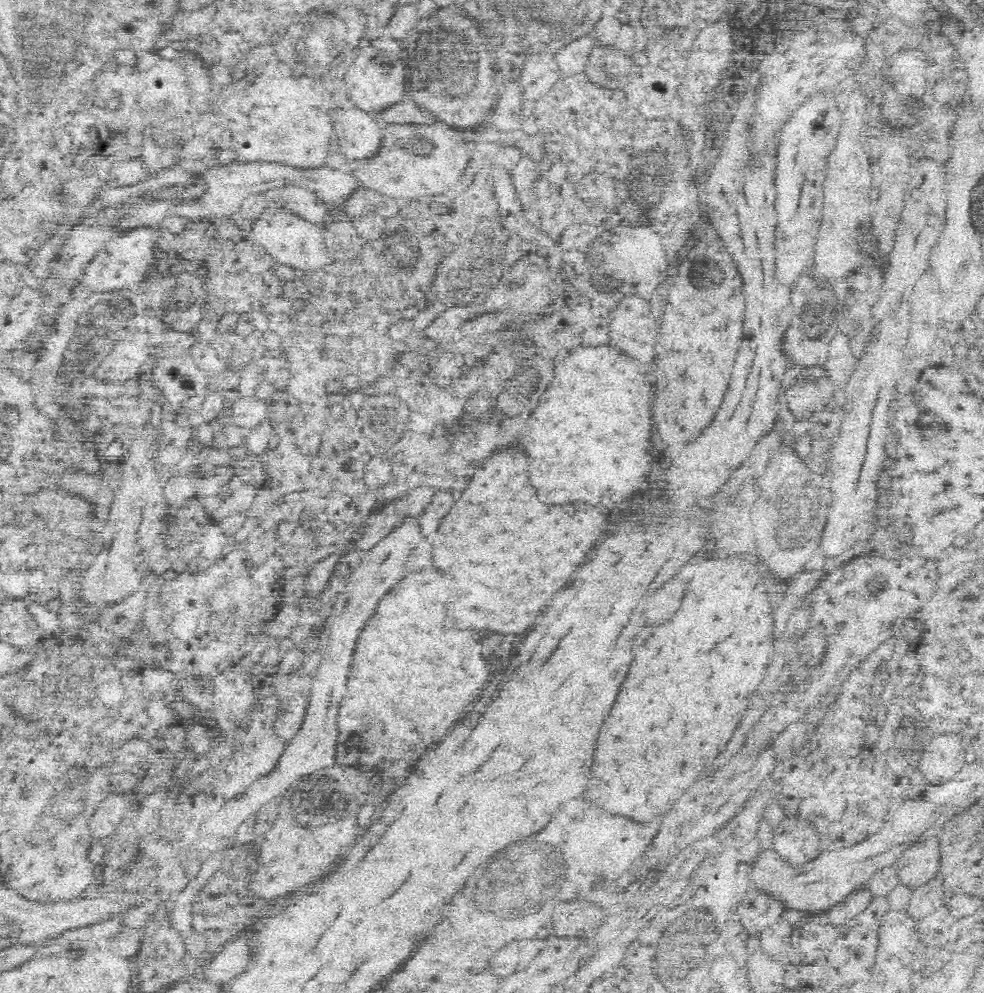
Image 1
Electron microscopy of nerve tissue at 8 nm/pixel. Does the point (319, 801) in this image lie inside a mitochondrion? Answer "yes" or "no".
yes

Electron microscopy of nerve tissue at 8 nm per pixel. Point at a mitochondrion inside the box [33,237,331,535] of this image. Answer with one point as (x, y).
(113, 310)

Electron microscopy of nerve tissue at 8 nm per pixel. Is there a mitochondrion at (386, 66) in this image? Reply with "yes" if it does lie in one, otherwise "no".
yes

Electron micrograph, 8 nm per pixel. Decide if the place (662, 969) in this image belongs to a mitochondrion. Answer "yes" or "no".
yes

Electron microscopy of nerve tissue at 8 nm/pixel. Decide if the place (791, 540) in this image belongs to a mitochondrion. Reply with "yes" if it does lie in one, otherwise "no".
yes

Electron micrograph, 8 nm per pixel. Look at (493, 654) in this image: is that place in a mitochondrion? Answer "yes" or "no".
yes

